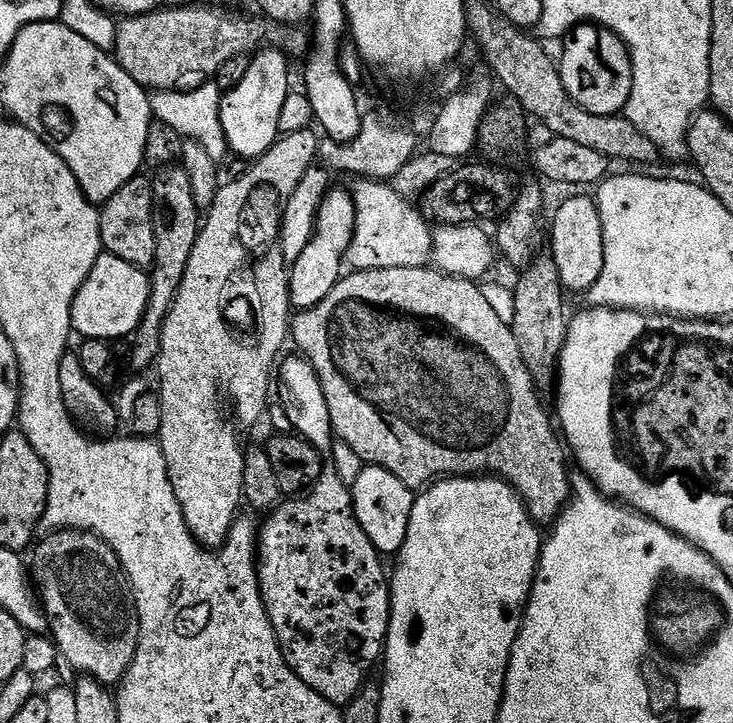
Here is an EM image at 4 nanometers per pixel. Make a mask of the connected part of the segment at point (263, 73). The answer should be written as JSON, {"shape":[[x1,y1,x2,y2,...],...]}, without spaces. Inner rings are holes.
{"shape":[[260,50,248,61,246,78,242,78,238,95,240,100,227,101,220,113,222,130,233,153,245,156,248,162,264,156,281,135,280,119,288,104,289,57,280,50],[257,55,257,56,256,56],[256,56,256,57,255,57]]}

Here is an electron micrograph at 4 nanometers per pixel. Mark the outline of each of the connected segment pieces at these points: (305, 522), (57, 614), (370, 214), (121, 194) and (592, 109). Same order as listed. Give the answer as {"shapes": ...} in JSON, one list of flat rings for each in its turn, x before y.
{"shapes":[[[332,470,324,471,320,475,320,481,312,485,307,494,281,503,265,520,268,521,265,522,264,528,262,524,258,532,256,573,260,579,260,597,264,603,266,614,274,626,274,634,280,643,284,660,290,666,290,670,294,670,294,674,298,678,302,678,302,682,306,682,306,686,310,686,310,690,322,694,322,698,326,698,332,704,347,706,360,693,360,689,364,687,369,679,368,671,375,664,377,667,381,663,384,655,384,644,388,641,388,620,392,617,392,598,389,577,386,572,384,576,384,568,380,565,381,553,377,552,376,547,370,542,370,538,366,538,366,534,358,522,356,511,352,508,351,487,338,480,336,473]],[[79,528,56,530,42,540,31,549,30,579,44,615,48,617,48,632,57,653,63,662,65,660,70,667,77,668,77,673,94,678,105,686,119,685,134,662,140,637,140,616,136,613,136,601,132,599,132,589,128,587,128,577,120,559,102,537,94,532,81,532]],[[361,179,359,181,360,185,357,186,356,189,351,189,351,195,353,198,353,202,356,203,356,231,353,234,352,238,352,244,349,246,347,255,349,257,352,256,354,259,356,259,355,267,357,269,363,270,365,268,422,268,425,267,433,259,434,253,432,250,432,233,433,229,430,227,429,221,425,219,423,215,419,211,416,212,411,203,409,201,405,200,404,198,400,197,398,194,394,192,394,190,391,188,390,184,388,182,377,182,370,179]],[[141,174,118,190,100,208,100,242,104,252,130,262,130,266,151,269,156,262,154,214,152,213,152,180]],[[590,23,573,28,563,44,564,53,558,56,558,67,570,98,583,104,590,114,614,116,623,113,632,86,632,64,628,47,609,28]]]}

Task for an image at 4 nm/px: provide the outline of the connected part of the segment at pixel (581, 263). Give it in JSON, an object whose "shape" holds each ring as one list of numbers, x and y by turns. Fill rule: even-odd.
{"shape":[[572,196,560,204,552,220,552,248,550,254,558,266,560,282,569,293,587,293,598,282,604,265,604,239,602,218,595,199,588,196]]}

